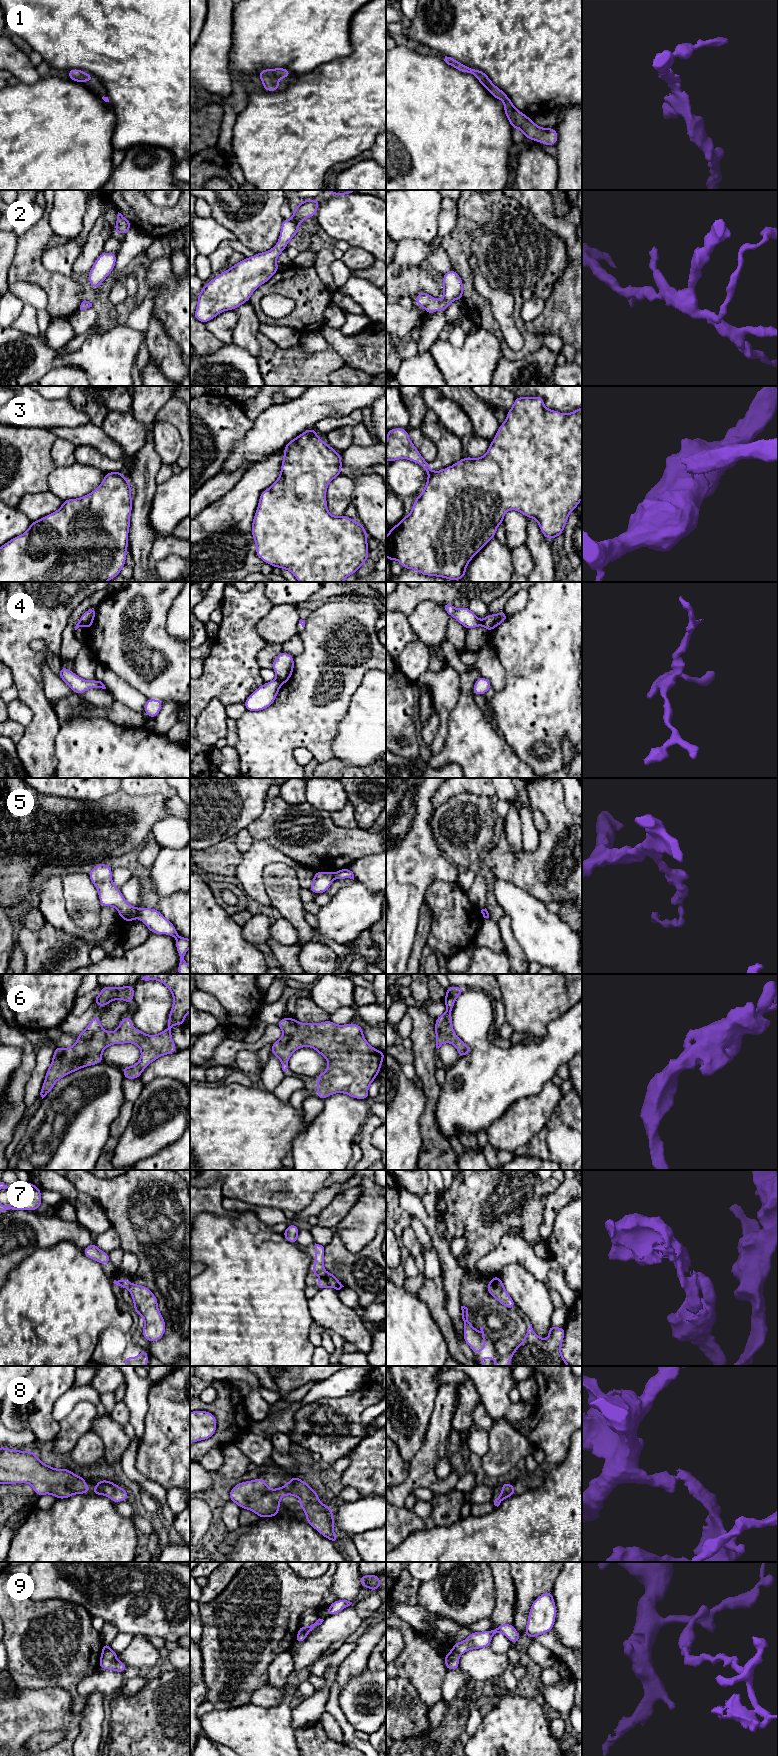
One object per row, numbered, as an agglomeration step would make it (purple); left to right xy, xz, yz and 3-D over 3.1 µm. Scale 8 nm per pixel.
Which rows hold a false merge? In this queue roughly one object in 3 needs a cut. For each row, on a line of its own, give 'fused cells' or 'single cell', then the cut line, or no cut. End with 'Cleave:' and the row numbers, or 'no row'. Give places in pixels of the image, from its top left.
1: single cell; cut none
2: single cell; cut none
3: fused cells; cut yz (433, 471), (429, 474)
4: fused cells; cut yz (486, 617), (482, 624)
5: fused cells; cut xy (136, 909), (138, 917)
6: single cell; cut none
7: single cell; cut none
8: single cell; cut none
9: fused cells; cut xz (299, 1630), (306, 1634)
Cleave: 3, 4, 5, 9

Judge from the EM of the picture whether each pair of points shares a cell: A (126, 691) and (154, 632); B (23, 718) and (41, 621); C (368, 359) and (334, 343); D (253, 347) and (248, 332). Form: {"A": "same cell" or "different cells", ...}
{"A": "different cells", "B": "different cells", "C": "same cell", "D": "same cell"}

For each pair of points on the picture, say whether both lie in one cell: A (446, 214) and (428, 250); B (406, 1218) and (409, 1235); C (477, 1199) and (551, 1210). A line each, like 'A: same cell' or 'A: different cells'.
A: same cell
B: different cells
C: different cells

